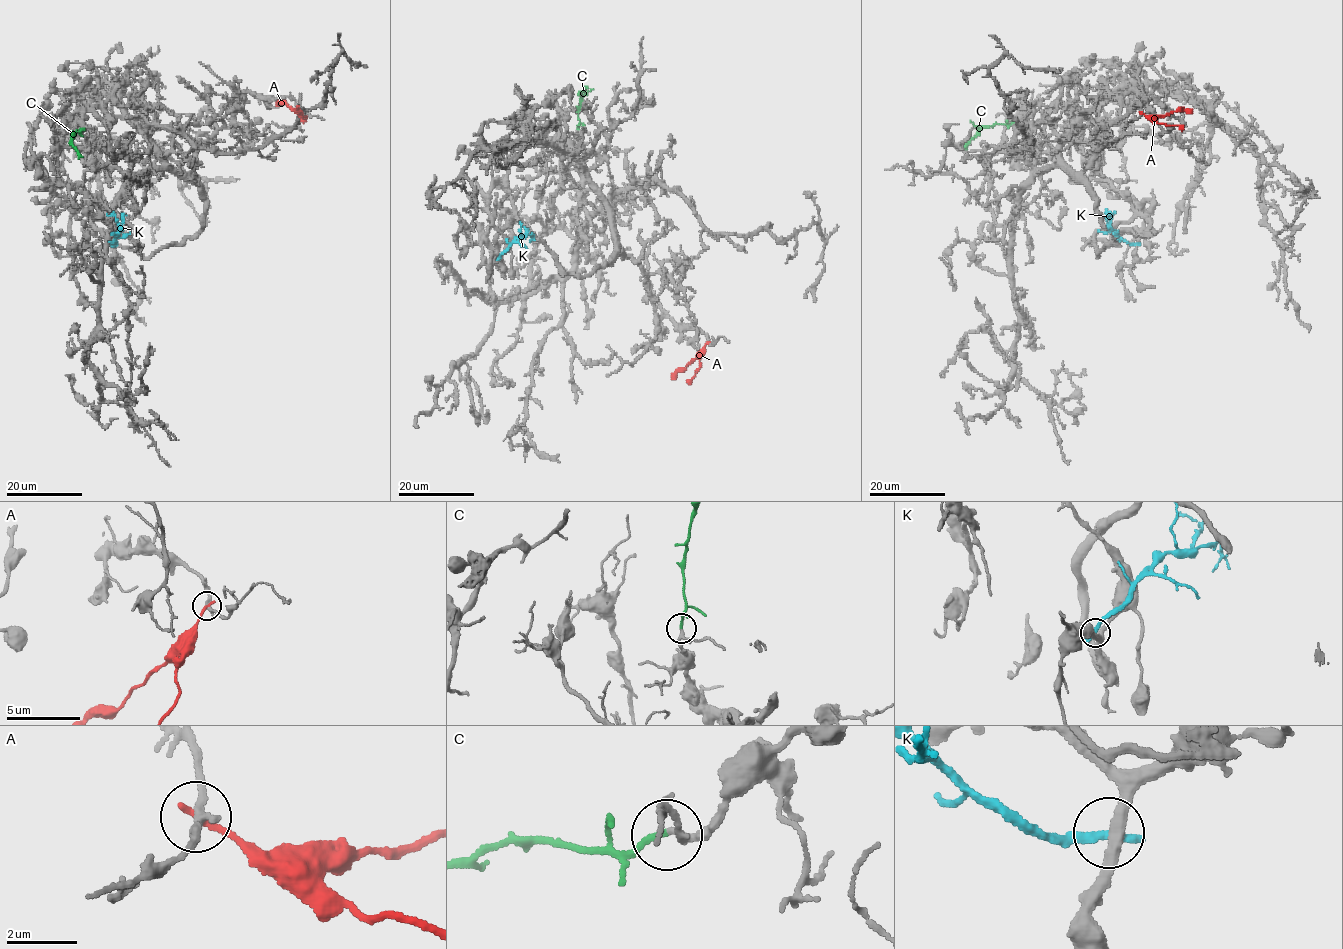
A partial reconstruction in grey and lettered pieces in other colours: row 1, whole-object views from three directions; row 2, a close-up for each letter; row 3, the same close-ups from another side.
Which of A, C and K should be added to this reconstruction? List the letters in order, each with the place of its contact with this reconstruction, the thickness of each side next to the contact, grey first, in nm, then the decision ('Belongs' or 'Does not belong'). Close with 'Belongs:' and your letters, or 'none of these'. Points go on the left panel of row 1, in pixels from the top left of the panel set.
A: Touches grey at (297, 106). Thickness 200 nm (grey) against 240 nm. Does not belong
C: Touches grey at (80, 130). Thickness 160 nm (grey) against 170 nm. Belongs
K: Touches grey at (113, 245). Thickness 320 nm (grey) against 360 nm. Does not belong
Belongs: C

